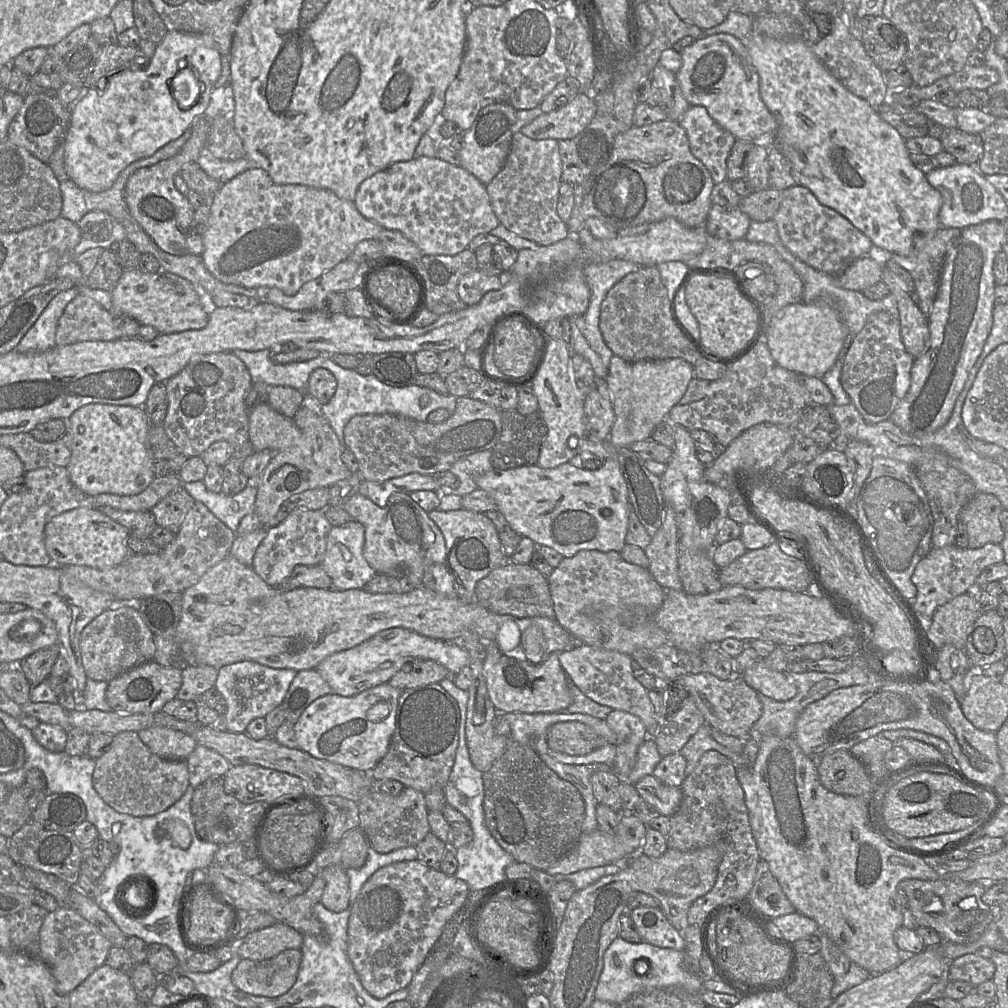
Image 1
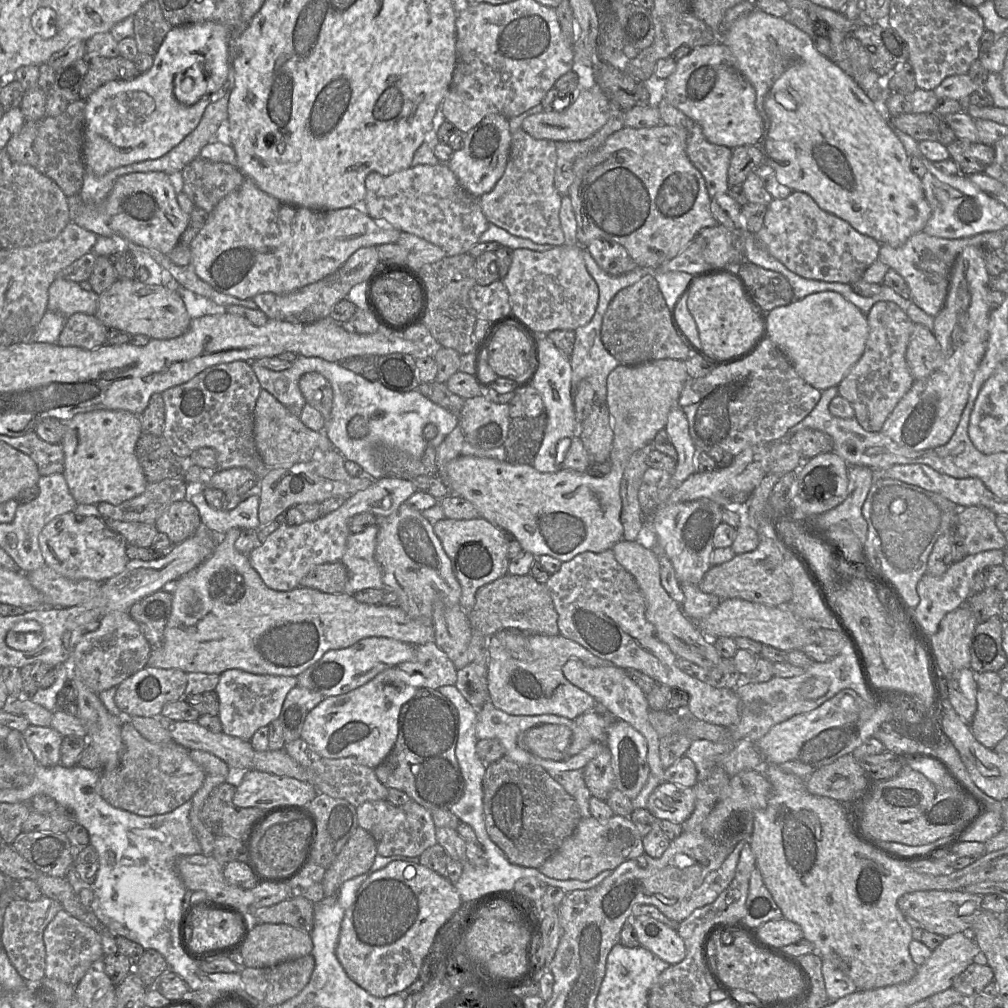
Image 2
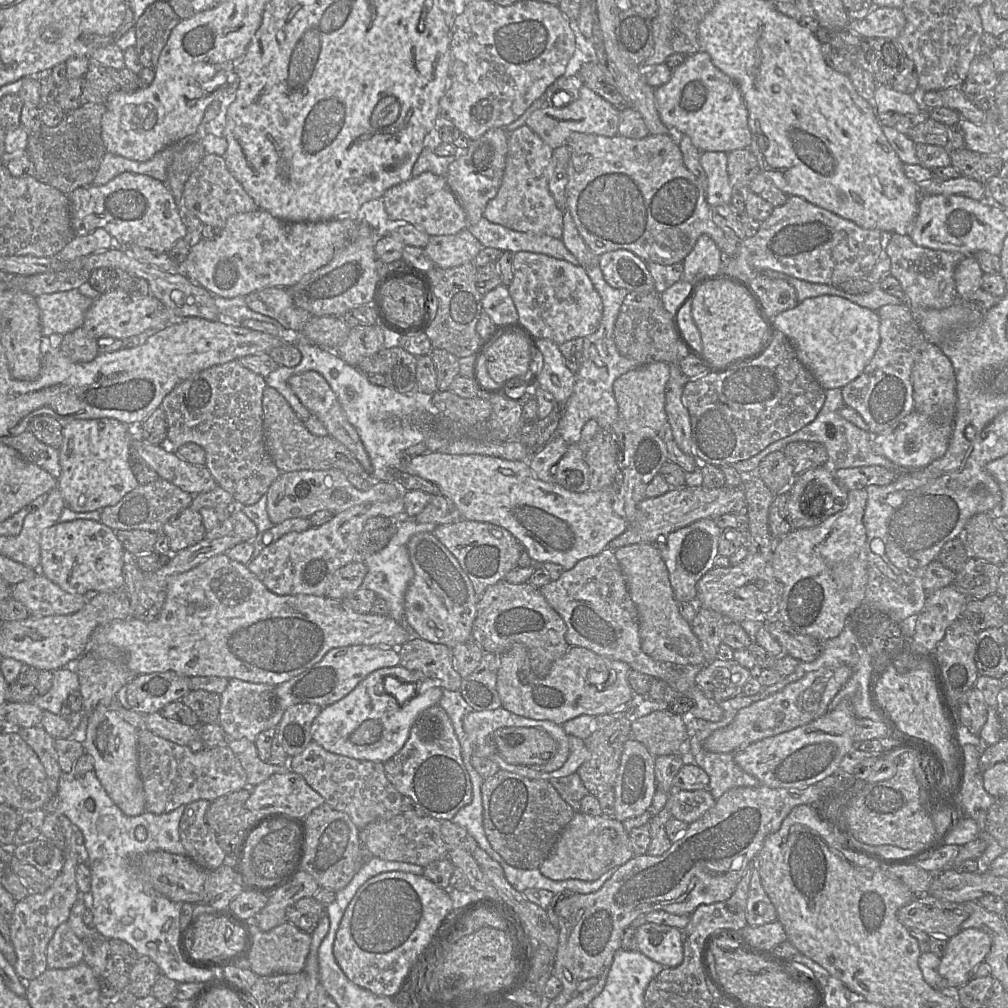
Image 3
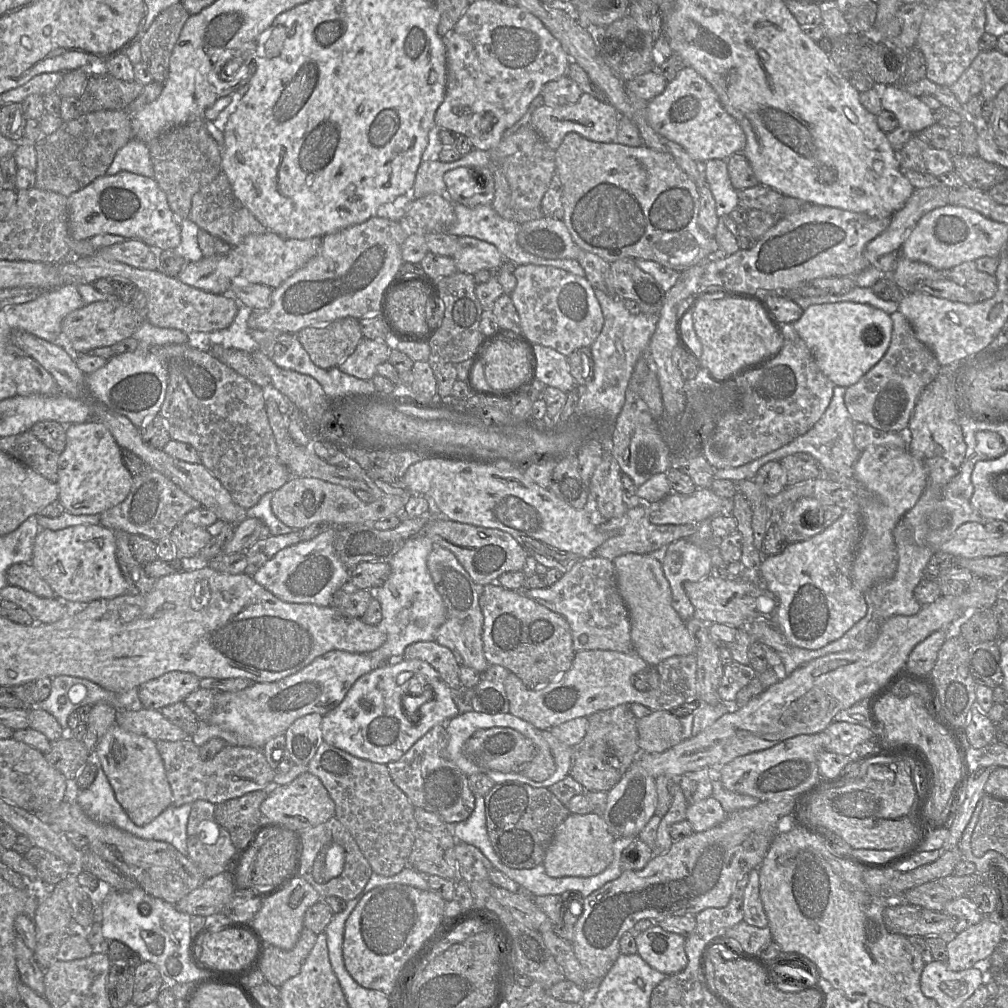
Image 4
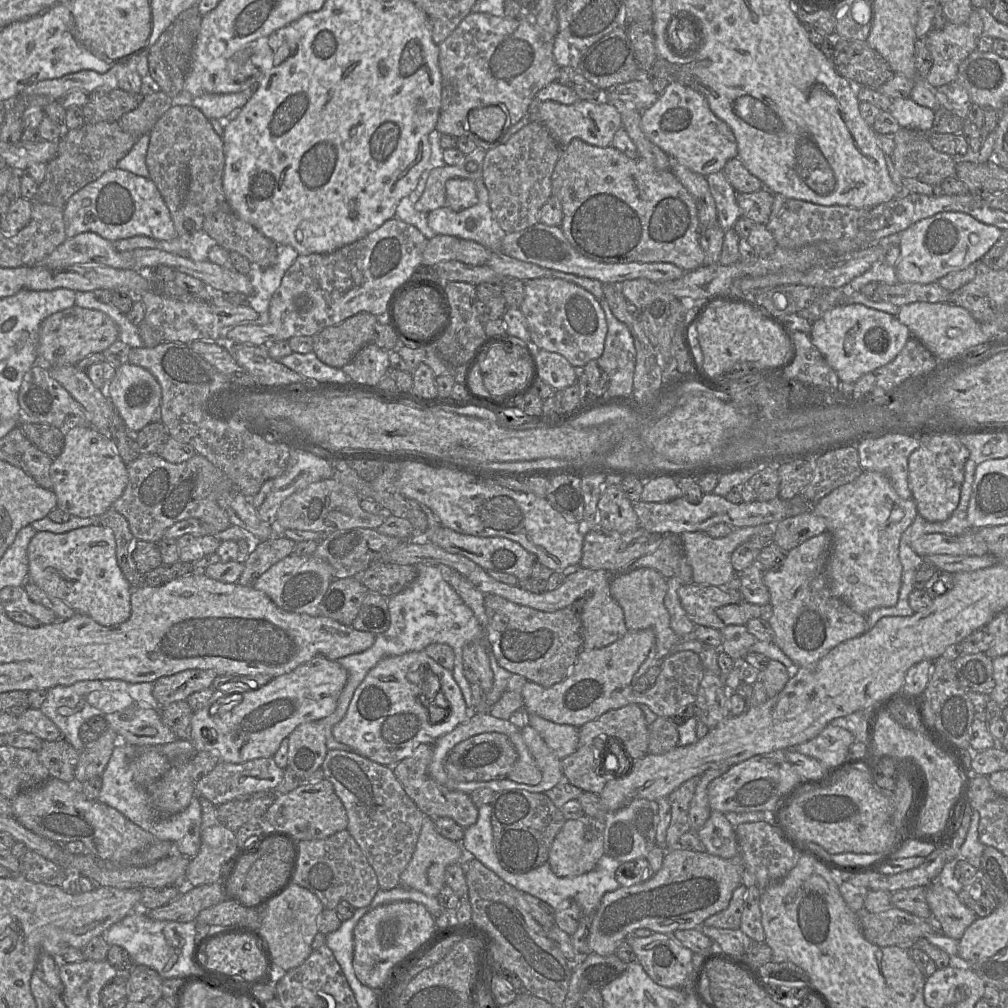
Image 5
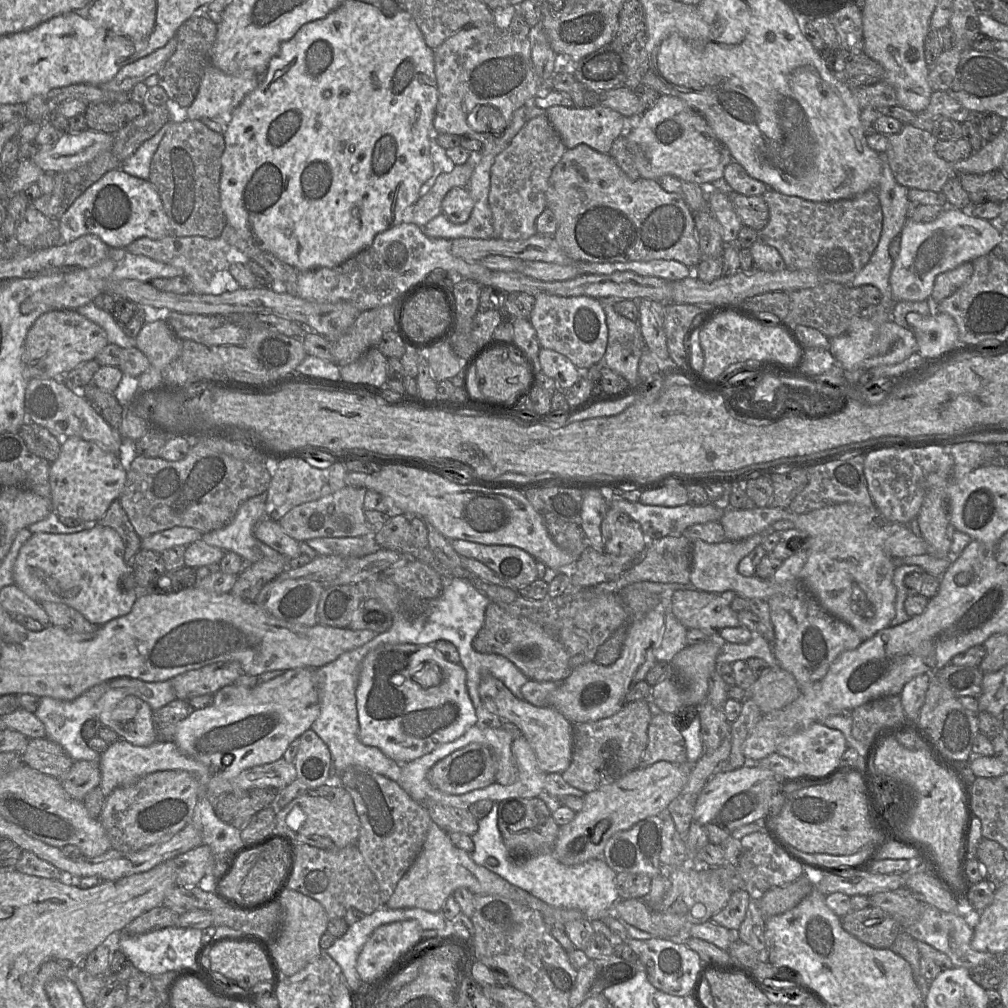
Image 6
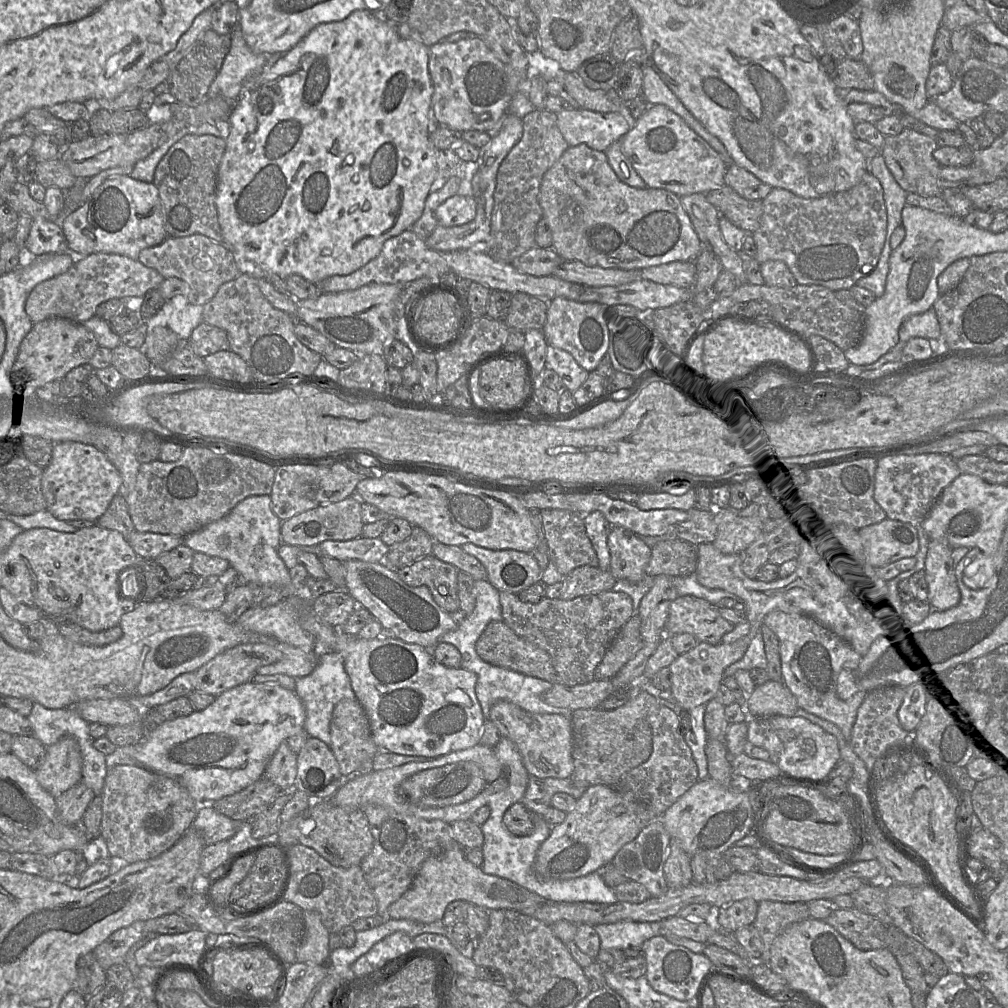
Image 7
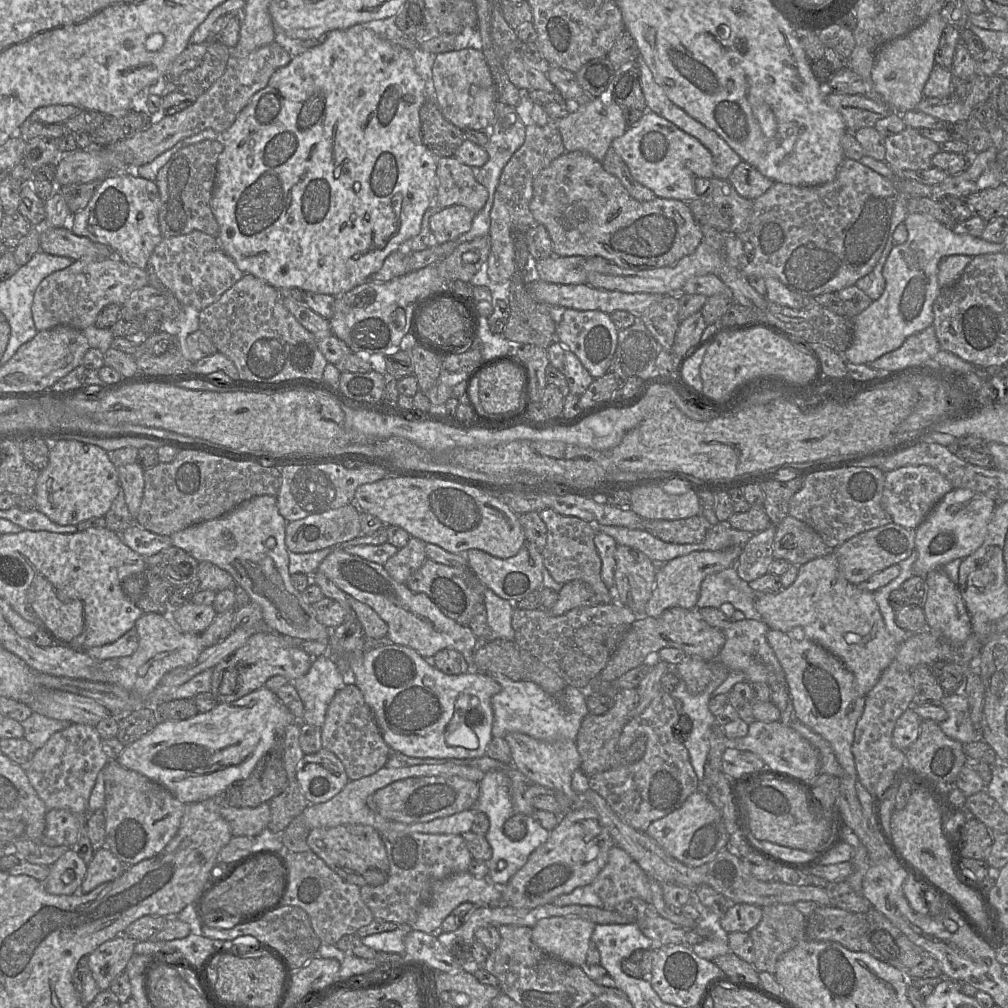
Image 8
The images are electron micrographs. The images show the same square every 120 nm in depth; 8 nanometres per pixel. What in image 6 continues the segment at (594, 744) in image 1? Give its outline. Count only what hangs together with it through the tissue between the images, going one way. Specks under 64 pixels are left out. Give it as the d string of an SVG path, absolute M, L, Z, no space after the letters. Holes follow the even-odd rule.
M470 743L438 761L428 772L428 780L443 793L460 795L494 783L497 769L490 747Z

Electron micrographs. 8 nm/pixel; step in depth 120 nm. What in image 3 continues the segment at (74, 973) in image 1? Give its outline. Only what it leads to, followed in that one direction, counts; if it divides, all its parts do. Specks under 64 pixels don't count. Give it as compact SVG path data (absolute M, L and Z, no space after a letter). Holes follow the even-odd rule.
M68 922L62 923L47 946L48 969L68 969L83 962L83 959L81 939L73 932Z

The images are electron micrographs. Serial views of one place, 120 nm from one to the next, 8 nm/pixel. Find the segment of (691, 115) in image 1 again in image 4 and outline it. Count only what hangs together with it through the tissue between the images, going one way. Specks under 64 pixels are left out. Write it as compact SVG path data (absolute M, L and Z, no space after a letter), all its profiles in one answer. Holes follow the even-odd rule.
M713 159L705 162L704 177L715 200L717 215L730 215L739 205L739 199L729 177L727 161Z

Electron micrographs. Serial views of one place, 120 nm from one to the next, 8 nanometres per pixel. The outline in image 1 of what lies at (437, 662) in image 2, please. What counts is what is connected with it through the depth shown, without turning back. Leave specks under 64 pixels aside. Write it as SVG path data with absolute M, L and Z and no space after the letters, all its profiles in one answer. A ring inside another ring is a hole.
M418 660L406 663L388 683L392 687L407 690L439 683L447 677L450 677L450 673L441 664L433 660Z

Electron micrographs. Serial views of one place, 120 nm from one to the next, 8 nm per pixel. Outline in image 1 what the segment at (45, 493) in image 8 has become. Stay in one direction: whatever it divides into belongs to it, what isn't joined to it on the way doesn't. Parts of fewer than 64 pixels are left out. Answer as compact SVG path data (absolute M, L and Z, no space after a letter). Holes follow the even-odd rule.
M91 403L76 410L68 419L71 436L71 460L67 470L72 483L90 496L98 494L136 495L155 479L152 460L149 457L148 432L151 424L143 407Z

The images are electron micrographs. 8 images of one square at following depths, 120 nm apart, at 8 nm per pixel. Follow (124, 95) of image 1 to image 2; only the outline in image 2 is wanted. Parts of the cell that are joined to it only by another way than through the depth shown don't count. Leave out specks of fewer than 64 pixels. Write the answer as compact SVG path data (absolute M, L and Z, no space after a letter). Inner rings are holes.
M203 22L173 27L154 55L152 67L133 80L114 80L86 99L83 161L87 172L101 176L115 168L157 159L177 146L199 124L212 95L223 87L229 73L231 29ZM193 66L203 70L206 90L194 103L181 102L174 93L176 75Z

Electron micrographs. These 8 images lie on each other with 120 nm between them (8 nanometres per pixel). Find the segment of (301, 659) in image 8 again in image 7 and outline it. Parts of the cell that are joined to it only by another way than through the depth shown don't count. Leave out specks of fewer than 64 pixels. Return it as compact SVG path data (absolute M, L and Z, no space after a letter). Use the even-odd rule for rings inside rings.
M265 643L239 644L215 656L194 671L194 691L211 694L216 697L226 690L251 681L260 667L273 664L281 658L282 653L271 645Z

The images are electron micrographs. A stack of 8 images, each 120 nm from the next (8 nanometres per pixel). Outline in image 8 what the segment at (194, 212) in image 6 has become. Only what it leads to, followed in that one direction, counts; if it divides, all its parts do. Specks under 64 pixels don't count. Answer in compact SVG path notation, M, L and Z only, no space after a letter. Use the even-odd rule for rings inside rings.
M203 140L174 153L159 170L156 185L160 194L159 226L164 237L201 231L218 238L219 224L211 208L218 158L223 151L220 140Z

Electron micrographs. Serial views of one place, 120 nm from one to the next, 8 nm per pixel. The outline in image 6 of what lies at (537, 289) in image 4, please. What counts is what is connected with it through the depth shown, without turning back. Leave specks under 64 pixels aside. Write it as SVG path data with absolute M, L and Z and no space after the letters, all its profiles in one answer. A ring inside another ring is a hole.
M536 295L529 321L541 348L566 356L577 368L589 369L601 361L608 343L606 315L601 302L588 296Z

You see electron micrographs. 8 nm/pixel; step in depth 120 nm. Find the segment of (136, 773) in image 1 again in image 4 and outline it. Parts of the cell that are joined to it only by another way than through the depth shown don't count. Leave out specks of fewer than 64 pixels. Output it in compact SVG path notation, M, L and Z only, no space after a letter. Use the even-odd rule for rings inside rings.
M190 737L180 741L155 742L171 786L172 805L175 806L200 799L218 804L249 792L269 789L277 774L268 764L263 751L256 747L225 745L212 759L204 760L199 747Z

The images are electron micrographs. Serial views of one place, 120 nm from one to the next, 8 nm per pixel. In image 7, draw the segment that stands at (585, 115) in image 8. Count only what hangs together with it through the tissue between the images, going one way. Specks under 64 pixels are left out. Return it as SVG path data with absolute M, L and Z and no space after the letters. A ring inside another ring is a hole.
M572 108L556 115L558 127L569 146L585 144L605 152L630 130L630 124L619 111L596 112Z

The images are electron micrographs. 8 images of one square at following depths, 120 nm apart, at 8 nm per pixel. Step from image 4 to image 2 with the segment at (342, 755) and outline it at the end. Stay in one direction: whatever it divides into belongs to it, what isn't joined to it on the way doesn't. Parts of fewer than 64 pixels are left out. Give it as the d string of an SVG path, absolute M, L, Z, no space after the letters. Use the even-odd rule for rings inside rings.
M301 738L286 743L284 750L296 762L313 773L313 786L319 793L346 800L356 808L367 801L387 800L388 788L378 780L374 769L360 764L354 758L322 757Z

